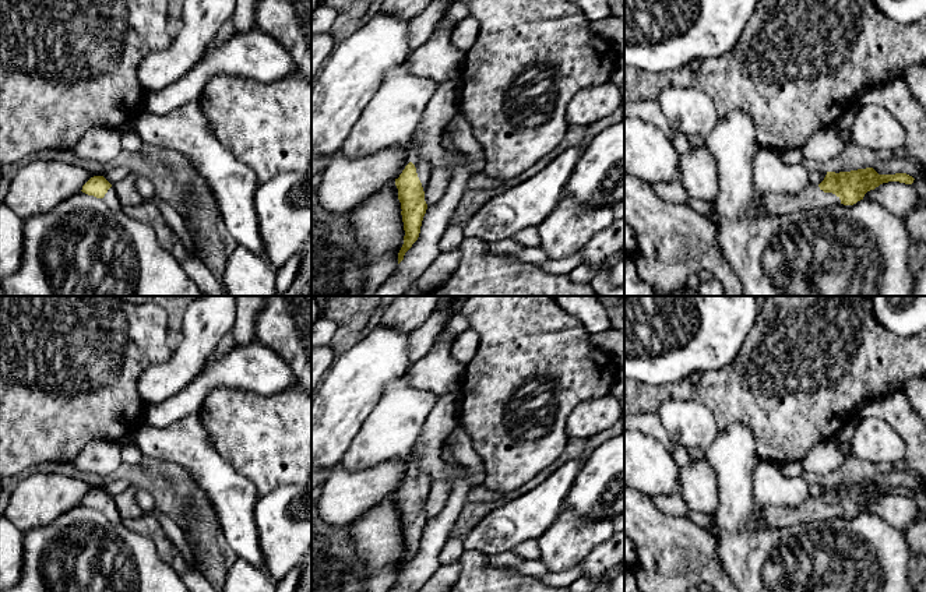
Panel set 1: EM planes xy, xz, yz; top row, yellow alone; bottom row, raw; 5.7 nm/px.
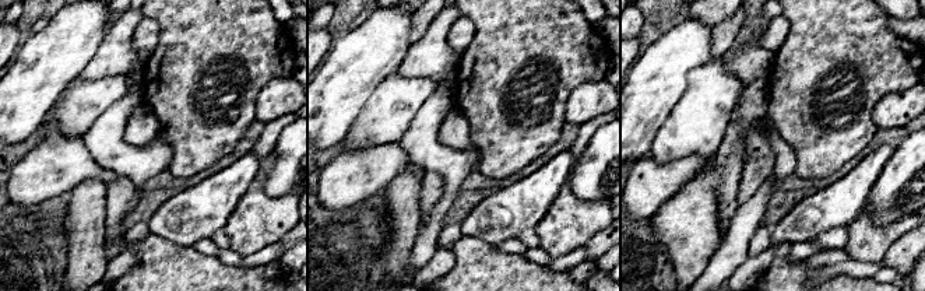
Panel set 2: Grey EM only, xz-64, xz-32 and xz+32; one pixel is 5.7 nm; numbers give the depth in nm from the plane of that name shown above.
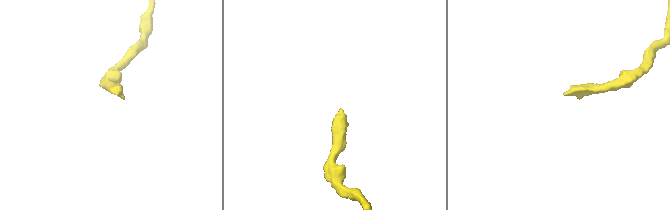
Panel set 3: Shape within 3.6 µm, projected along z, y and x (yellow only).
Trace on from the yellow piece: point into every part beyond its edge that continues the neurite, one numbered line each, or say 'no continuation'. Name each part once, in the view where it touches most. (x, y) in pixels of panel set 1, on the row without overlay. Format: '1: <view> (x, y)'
1: xz (423, 482)

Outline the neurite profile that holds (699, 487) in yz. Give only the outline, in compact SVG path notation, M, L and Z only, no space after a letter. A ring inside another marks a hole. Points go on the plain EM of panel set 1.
M703 458L680 468L680 493L690 511L711 515L718 507L718 482L714 468Z

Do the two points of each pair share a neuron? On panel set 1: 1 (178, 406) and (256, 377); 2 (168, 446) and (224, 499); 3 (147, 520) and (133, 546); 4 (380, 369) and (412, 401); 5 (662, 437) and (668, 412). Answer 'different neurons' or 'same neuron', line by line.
1: same neuron
2: same neuron
3: different neurons
4: different neurons
5: different neurons

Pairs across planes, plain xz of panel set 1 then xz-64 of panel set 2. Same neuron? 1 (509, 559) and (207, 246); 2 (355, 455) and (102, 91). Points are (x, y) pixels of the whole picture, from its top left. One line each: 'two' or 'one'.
1: one
2: one

